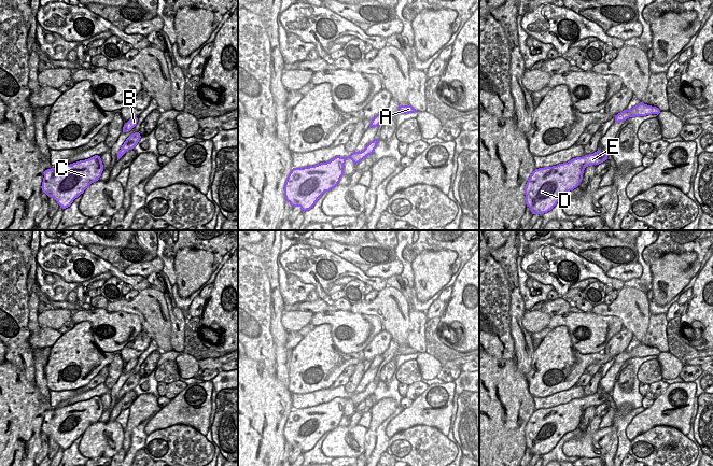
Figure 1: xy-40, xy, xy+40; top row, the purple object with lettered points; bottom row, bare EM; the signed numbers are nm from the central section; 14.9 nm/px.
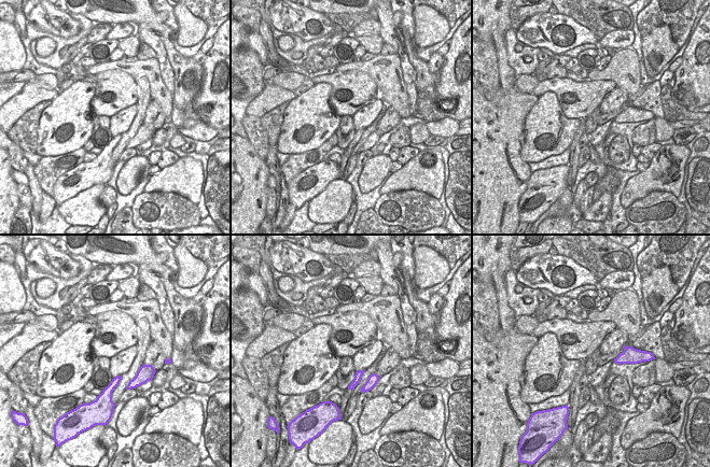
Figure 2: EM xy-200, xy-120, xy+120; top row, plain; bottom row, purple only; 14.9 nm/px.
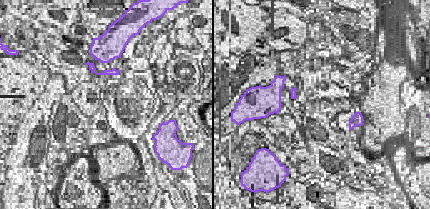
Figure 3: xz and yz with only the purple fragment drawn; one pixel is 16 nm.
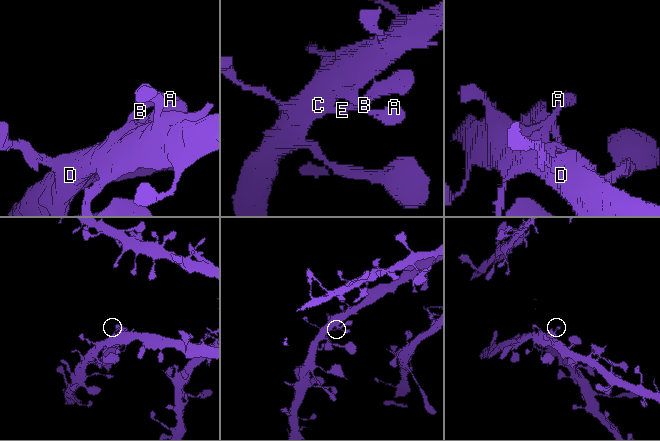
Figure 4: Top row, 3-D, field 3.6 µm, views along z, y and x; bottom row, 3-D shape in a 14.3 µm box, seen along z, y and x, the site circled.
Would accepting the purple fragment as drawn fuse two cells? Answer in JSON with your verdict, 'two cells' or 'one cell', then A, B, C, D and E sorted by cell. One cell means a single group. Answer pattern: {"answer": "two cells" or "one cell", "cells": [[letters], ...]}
{"answer": "one cell", "cells": [["A", "B", "C", "D", "E"]]}

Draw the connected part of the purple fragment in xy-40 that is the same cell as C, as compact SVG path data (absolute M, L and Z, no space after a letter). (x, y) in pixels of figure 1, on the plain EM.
M95 396L85 401L45 411L41 429L48 438L53 438L60 449L66 450L92 424L99 421L102 412L101 399Z

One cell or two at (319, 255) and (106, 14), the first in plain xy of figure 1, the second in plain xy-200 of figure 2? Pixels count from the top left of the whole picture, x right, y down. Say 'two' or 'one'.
two

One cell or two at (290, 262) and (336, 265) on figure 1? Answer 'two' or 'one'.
one

